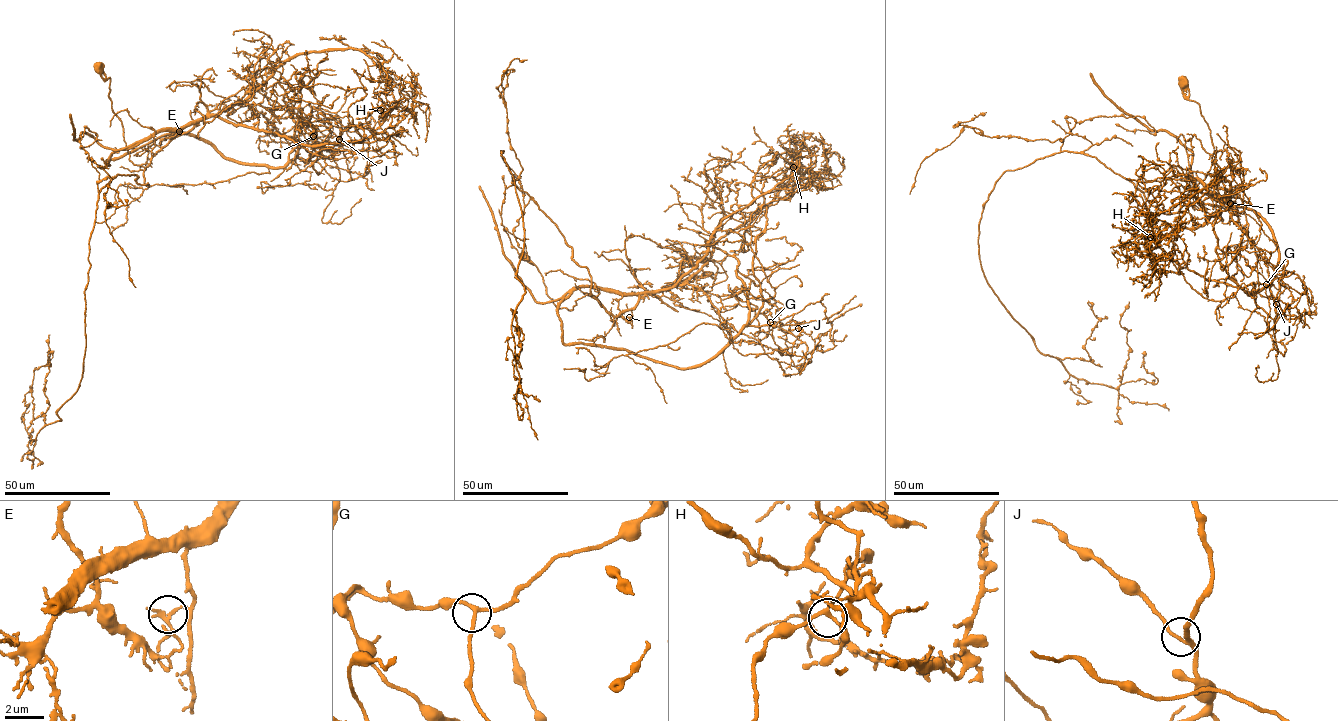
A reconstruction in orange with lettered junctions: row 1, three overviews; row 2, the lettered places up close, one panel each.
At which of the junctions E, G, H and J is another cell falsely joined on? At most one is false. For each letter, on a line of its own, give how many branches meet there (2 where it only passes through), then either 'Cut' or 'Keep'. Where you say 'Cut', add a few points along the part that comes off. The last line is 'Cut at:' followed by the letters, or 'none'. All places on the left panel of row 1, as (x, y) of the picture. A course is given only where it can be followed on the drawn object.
E: Branches: 3. Cut. Course of the part to remove: (179, 131), (146, 186), (118, 174), (99, 194), (81, 382), (32, 441), (49, 334)
G: Branches: 3. Keep
H: Branches: 3. Keep
J: Branches: 3. Keep
Cut at: E

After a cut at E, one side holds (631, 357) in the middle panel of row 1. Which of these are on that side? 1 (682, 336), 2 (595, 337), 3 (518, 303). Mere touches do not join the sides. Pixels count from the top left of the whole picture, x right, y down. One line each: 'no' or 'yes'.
1: yes
2: no
3: no

